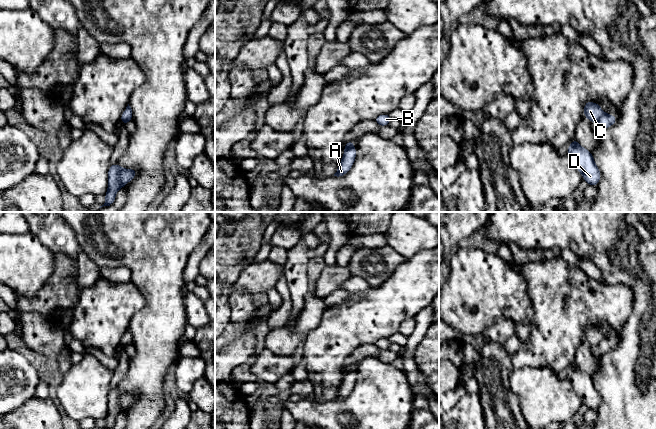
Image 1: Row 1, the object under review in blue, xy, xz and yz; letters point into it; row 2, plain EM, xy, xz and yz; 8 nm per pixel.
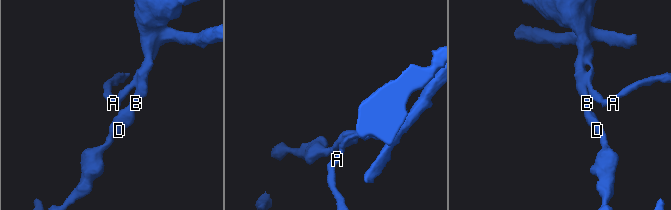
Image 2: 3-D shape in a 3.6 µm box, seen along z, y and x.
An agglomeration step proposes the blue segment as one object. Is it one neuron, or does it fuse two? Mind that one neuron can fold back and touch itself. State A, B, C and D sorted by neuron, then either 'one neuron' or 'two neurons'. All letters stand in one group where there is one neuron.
groups A B D / C; two neurons

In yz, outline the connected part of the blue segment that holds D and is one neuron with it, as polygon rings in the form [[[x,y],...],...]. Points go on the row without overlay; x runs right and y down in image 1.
[[[572,363],[572,368],[567,372],[567,378],[570,380],[572,387],[582,398],[583,403],[592,410],[597,410],[601,397],[596,390],[592,377],[581,371],[576,363]]]

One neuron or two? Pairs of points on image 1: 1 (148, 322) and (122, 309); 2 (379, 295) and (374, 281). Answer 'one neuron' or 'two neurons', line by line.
1: two neurons
2: two neurons

